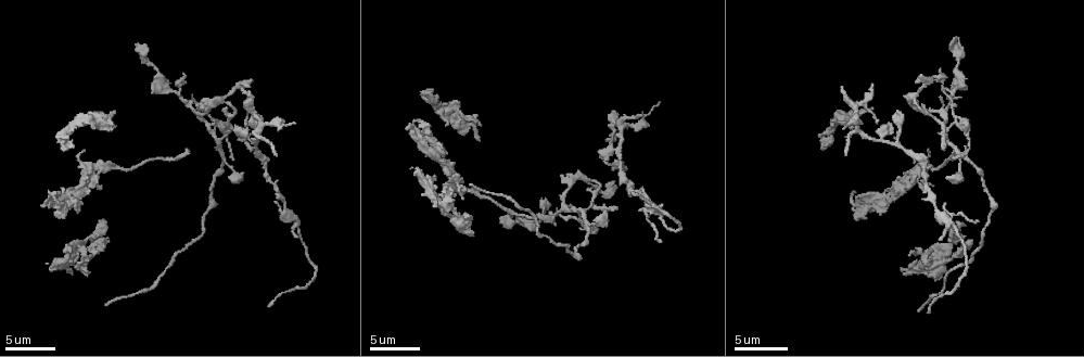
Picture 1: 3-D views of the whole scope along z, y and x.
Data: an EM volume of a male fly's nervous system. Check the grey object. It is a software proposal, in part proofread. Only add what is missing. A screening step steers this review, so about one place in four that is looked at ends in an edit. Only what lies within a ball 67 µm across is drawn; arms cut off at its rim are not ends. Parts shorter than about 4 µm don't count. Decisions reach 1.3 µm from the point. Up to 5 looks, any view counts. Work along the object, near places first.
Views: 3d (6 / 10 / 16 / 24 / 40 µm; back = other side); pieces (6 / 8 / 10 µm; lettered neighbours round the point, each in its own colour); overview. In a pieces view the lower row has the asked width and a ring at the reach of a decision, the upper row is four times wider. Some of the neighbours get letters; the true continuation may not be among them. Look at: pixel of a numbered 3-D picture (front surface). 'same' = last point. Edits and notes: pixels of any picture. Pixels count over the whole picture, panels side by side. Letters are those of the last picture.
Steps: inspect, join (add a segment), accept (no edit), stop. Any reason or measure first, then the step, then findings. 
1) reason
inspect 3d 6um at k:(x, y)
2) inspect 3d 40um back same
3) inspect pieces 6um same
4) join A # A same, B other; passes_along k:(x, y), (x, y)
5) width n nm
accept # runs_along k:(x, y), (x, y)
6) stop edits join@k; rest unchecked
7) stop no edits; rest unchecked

inspect pieces 10um at 1:(917, 82)

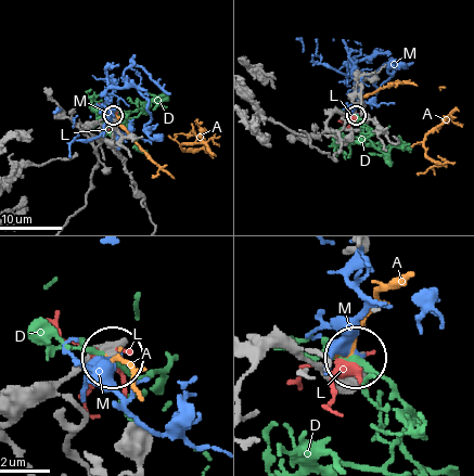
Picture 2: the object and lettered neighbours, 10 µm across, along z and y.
accept # A other, D other, L other, M other; runs_along 2:(11, 417), (30, 401), (54, 393), (99, 351), (109, 354); none of them fits

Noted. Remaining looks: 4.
long arm stops here
inspect 3d 6um at 1:(478, 139)

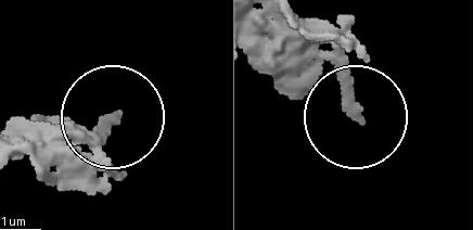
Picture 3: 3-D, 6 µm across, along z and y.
inspect pieces 10um at 3:(356, 114)

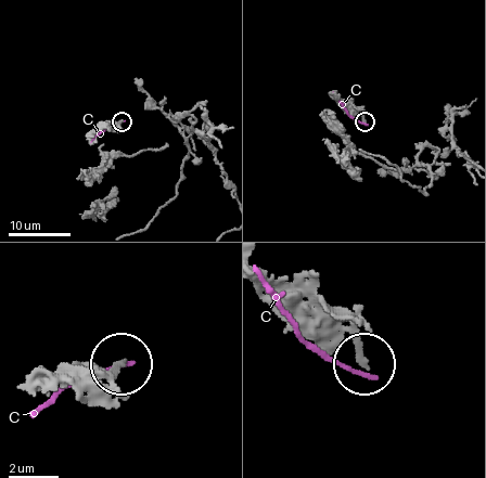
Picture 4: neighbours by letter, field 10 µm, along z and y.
width 200 nm
accept # C other; none of them fits

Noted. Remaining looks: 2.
free end
inspect 3d 6um at 1:(252, 149)

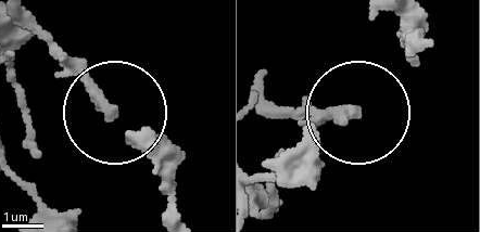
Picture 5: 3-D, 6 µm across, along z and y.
inspect pieces 8um at 5:(352, 113)

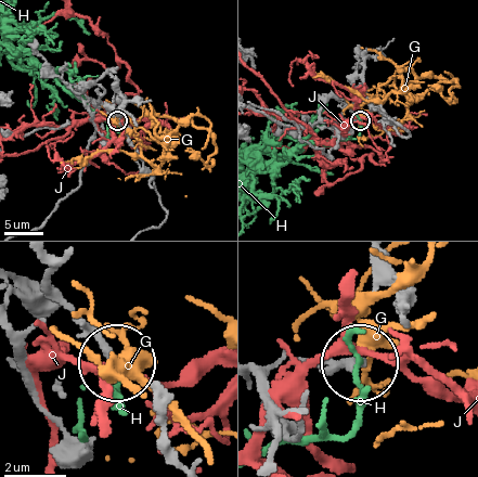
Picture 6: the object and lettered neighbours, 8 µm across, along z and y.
accept # G other, H other, J other; no lettered segment goes on from it

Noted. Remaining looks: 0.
stop no edits; rest unchecked

